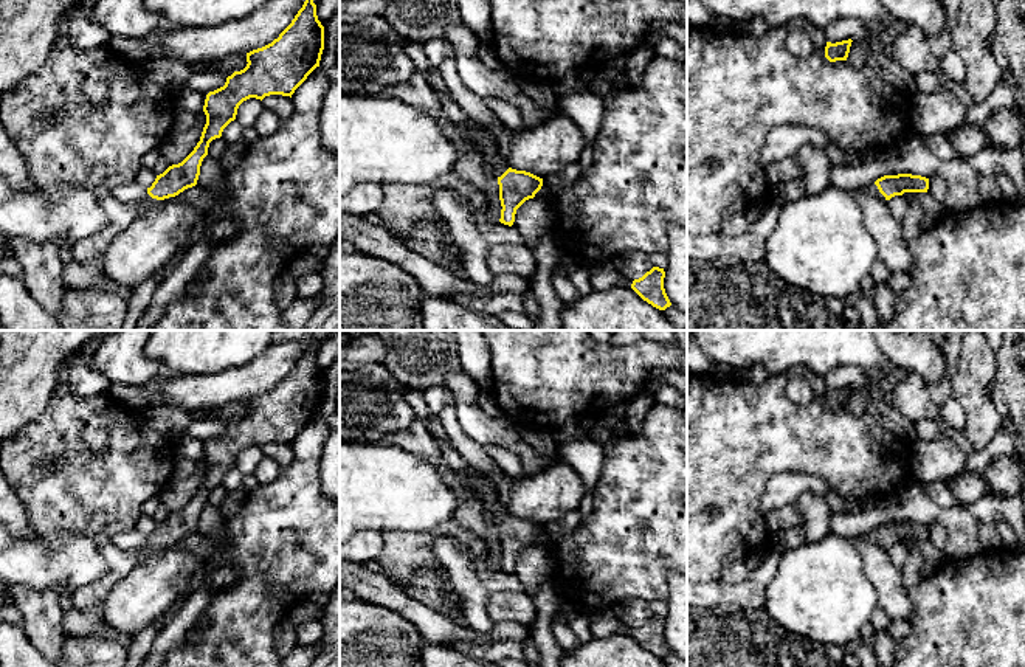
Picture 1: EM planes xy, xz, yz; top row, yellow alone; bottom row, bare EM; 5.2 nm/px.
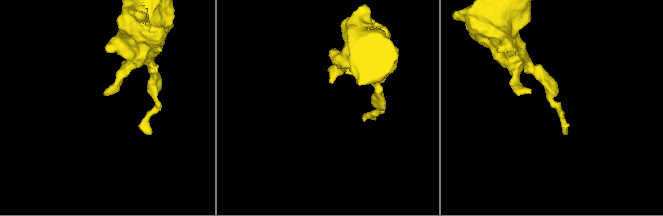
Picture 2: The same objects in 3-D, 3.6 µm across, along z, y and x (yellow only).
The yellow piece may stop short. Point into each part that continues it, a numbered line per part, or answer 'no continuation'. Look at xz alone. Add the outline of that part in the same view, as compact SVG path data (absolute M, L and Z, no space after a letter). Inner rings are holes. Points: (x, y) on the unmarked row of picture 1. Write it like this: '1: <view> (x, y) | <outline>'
1: xz (498, 514) | M498 501L493 503L490 512L496 524L501 524L509 517L509 513L502 510Z

